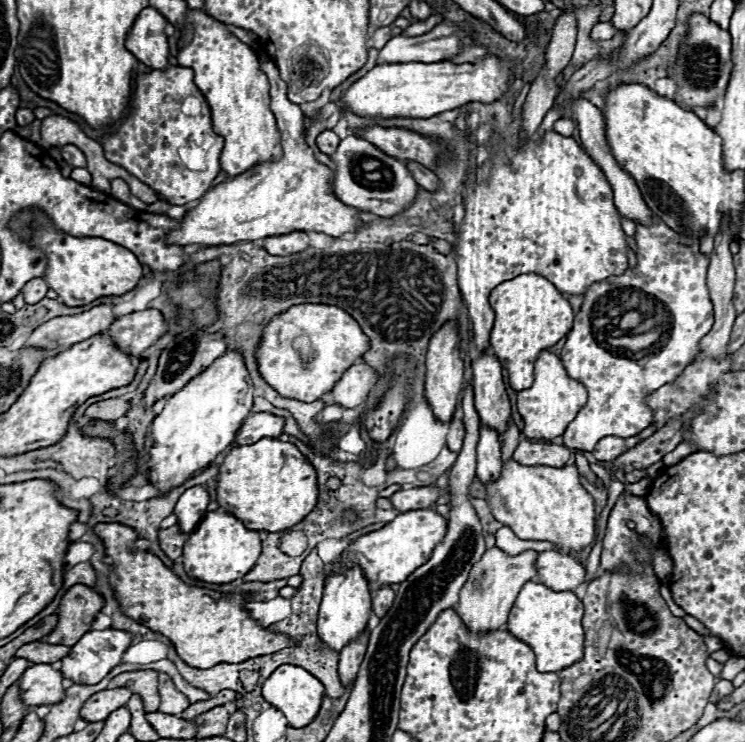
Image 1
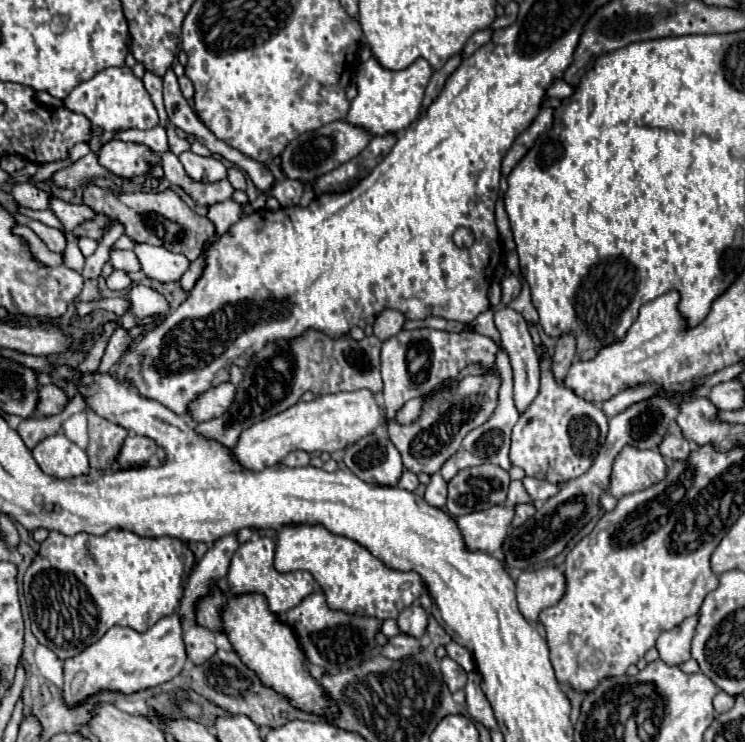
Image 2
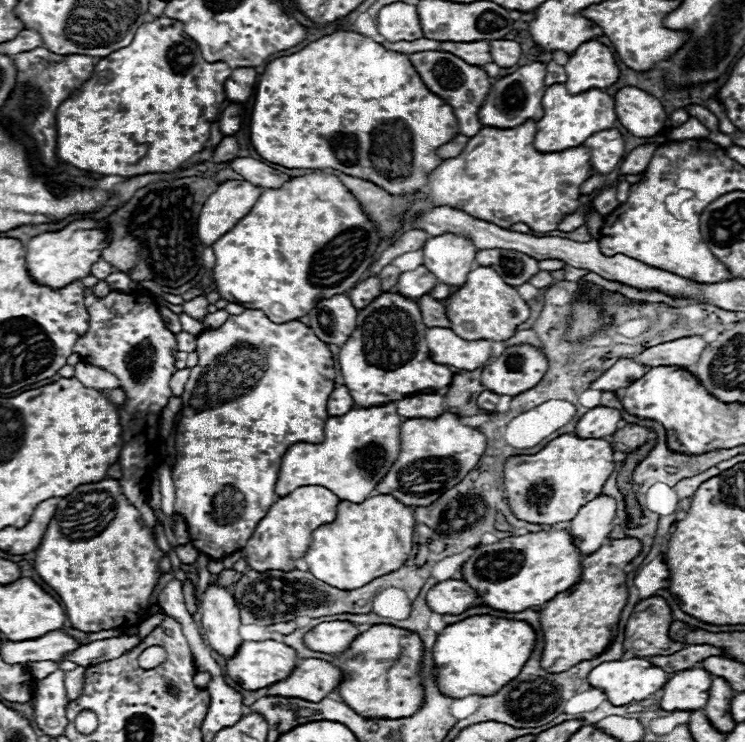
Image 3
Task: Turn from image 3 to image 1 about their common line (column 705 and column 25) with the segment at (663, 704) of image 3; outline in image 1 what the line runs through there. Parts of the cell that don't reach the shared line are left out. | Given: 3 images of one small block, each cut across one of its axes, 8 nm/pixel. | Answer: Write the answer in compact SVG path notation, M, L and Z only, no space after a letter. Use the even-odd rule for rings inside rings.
M32 664L20 676L20 700L26 706L56 704L64 696L62 672L52 664Z

